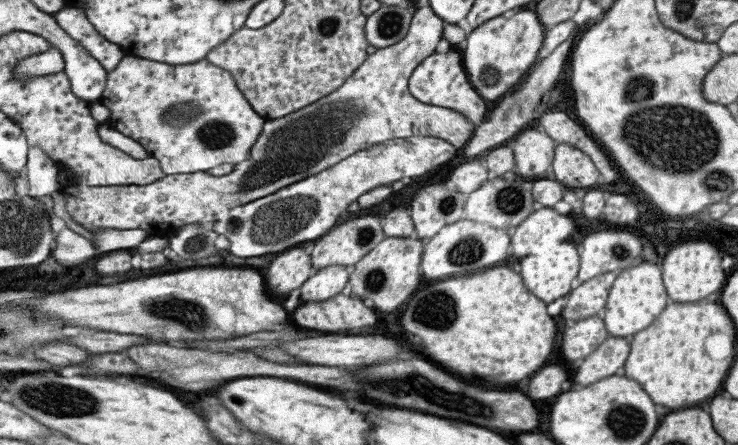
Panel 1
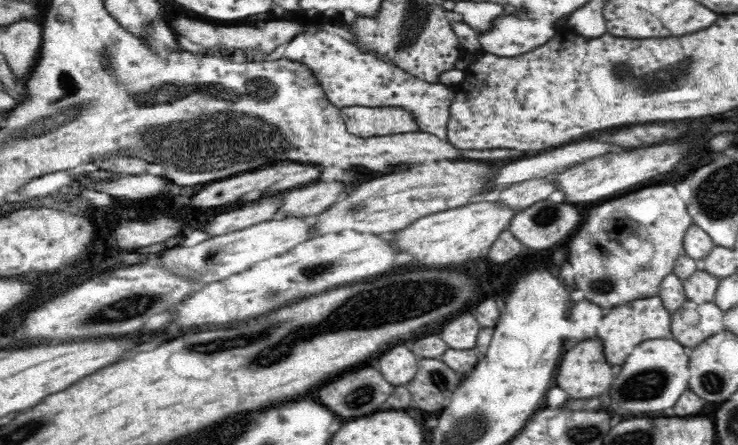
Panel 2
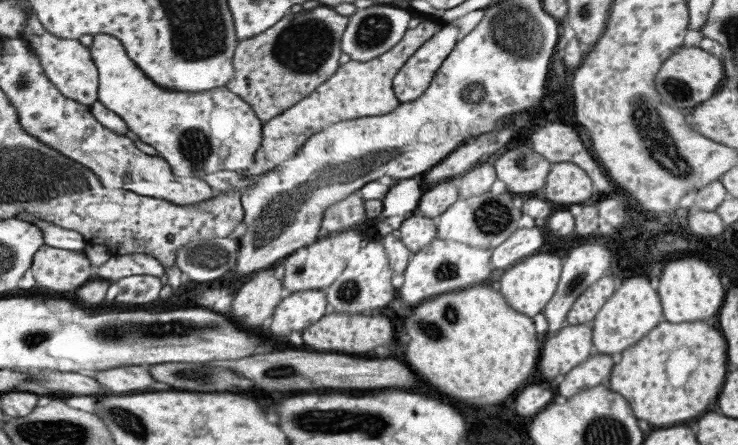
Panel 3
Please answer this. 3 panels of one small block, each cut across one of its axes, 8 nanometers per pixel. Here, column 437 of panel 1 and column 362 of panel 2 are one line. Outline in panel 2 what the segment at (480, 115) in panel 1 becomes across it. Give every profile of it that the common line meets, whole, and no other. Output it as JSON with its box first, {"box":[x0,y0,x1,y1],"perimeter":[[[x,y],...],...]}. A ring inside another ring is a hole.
{"box":[278,29,456,143],"perimeter":[[[334,29],[298,35],[288,42],[288,46],[278,59],[286,59],[288,62],[308,67],[308,71],[312,71],[312,78],[320,83],[324,97],[339,109],[348,105],[364,105],[372,108],[399,105],[414,112],[421,132],[436,135],[442,142],[450,143],[447,132],[448,121],[453,113],[452,104],[456,104],[454,87],[443,82],[430,84],[413,78],[394,63],[360,50]]]}

